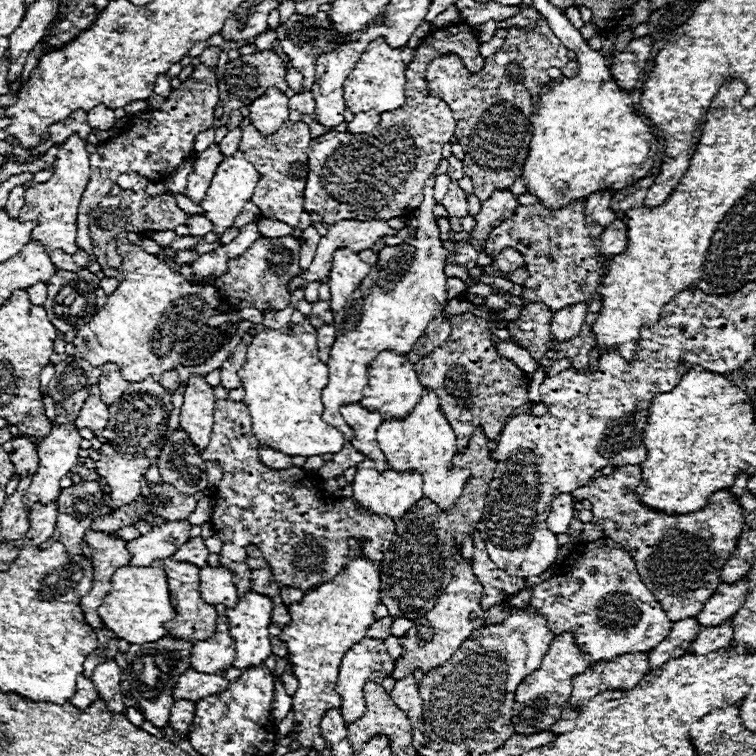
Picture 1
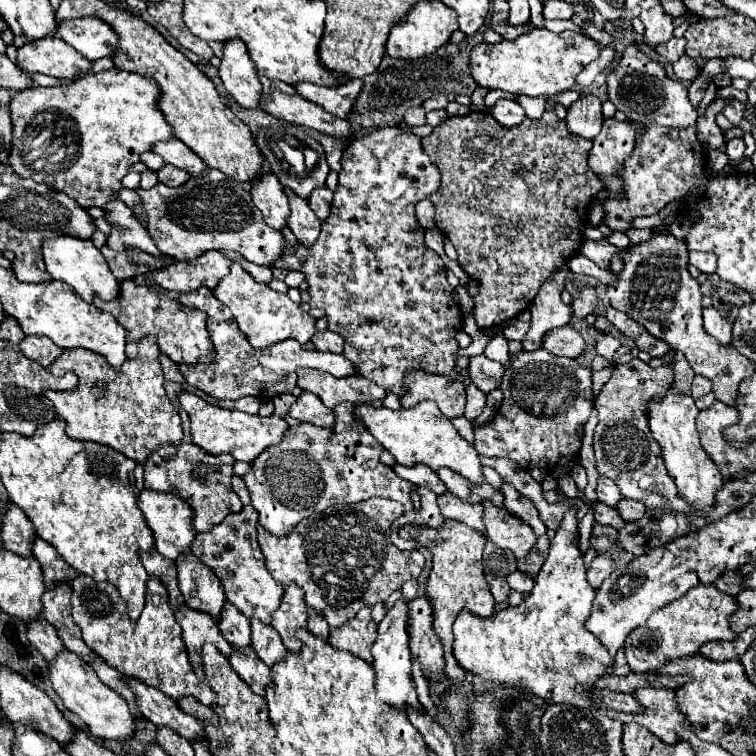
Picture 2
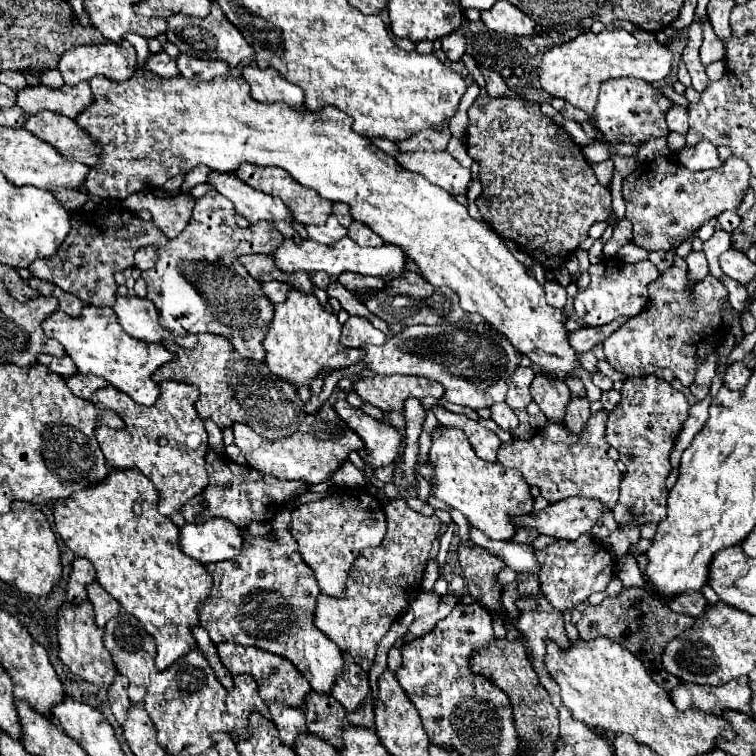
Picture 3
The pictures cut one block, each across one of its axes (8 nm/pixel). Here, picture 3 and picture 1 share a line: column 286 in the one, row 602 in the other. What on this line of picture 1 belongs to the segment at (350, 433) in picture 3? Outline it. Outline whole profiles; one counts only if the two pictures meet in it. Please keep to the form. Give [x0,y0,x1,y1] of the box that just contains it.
[392,554,486,680]

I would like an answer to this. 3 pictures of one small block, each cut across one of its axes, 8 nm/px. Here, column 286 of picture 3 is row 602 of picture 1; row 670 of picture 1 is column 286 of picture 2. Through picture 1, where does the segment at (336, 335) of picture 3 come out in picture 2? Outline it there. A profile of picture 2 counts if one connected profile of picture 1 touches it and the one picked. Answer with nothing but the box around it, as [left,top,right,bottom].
[212,262,316,348]

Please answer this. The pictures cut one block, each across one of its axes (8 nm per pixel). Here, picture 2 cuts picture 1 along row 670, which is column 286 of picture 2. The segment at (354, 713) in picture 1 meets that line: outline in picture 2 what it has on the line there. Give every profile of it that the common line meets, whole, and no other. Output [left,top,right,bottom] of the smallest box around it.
[178,286,354,400]

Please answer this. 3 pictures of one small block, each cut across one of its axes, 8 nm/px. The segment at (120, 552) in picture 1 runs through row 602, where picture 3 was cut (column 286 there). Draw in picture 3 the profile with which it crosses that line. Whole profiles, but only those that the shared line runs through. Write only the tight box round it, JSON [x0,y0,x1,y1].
[244,66,304,106]

